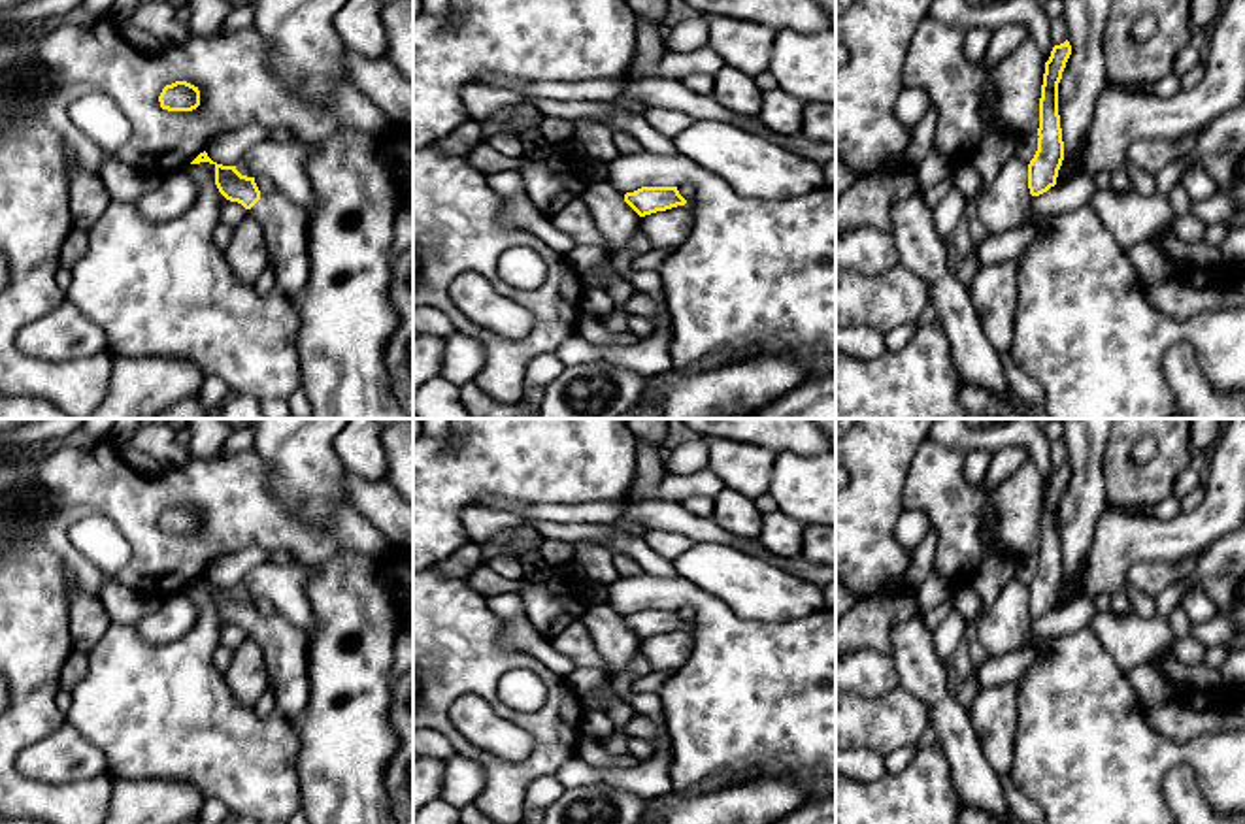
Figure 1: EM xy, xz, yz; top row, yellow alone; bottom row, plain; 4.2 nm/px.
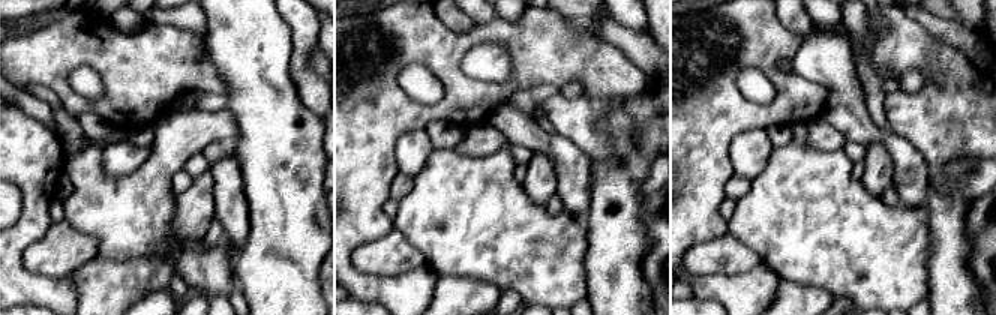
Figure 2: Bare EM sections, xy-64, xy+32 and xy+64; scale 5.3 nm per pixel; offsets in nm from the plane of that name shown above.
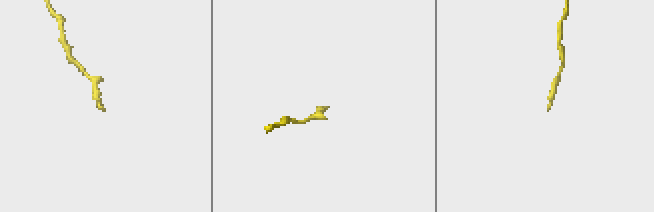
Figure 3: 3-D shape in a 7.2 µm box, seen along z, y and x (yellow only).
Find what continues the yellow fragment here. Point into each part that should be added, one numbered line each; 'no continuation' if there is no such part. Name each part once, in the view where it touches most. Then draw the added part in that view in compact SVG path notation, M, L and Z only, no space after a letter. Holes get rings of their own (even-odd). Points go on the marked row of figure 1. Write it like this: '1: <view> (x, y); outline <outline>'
1: xy (283, 223); outline M279 190L260 194L249 209L266 239L268 266L275 277L275 288L287 298L300 300L307 283L307 222L309 211Z

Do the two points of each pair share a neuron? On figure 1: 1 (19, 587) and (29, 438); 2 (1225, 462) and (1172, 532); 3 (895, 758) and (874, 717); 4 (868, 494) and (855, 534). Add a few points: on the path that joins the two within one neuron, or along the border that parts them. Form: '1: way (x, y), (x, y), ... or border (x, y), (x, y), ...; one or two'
1: border (57, 444), (42, 451); two
2: way (1225, 483), (1225, 494), (1193, 527); one
3: border (915, 741), (896, 747), (885, 757); two
4: way (868, 504), (857, 525); one

